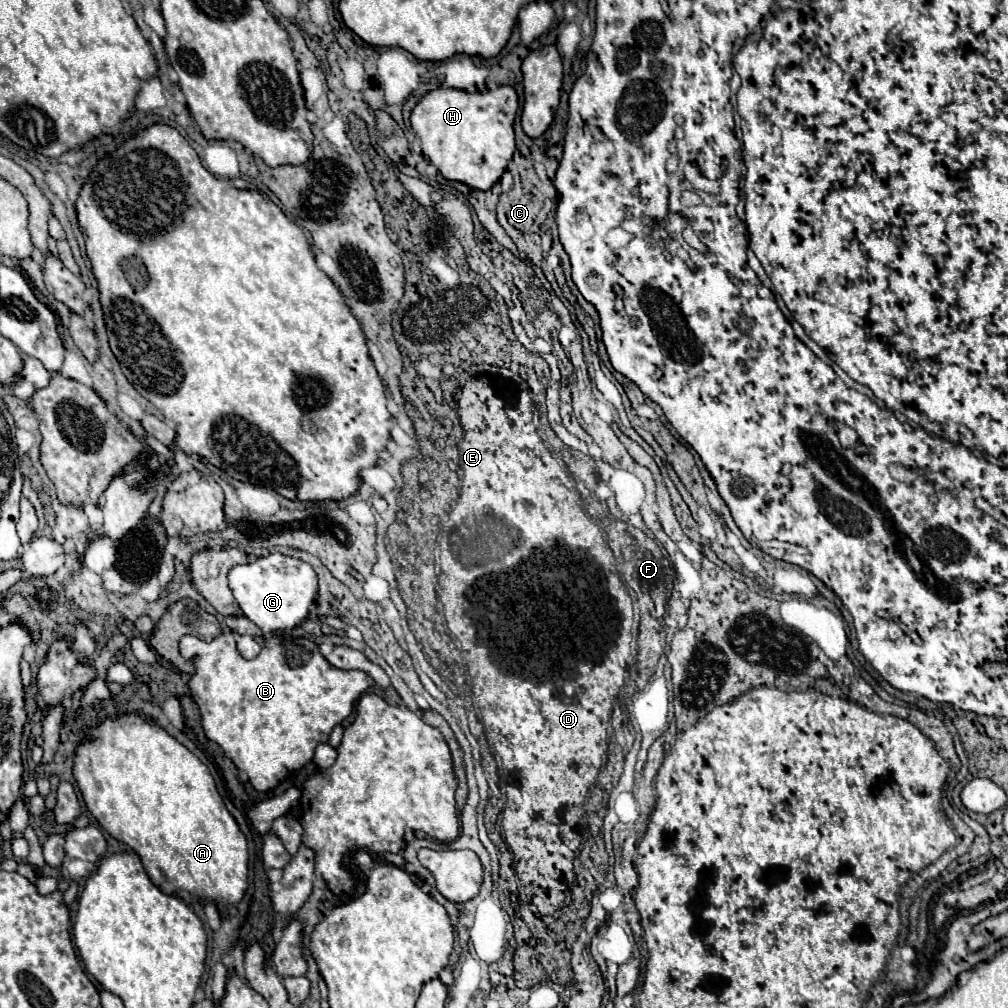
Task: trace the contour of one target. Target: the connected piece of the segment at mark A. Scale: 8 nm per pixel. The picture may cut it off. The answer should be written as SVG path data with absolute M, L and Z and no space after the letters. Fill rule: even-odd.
M138 712L104 718L96 728L80 732L72 772L90 814L112 838L136 850L150 880L162 892L176 894L178 888L202 900L212 898L228 906L240 902L248 876L246 838L226 810L208 768L162 726Z

